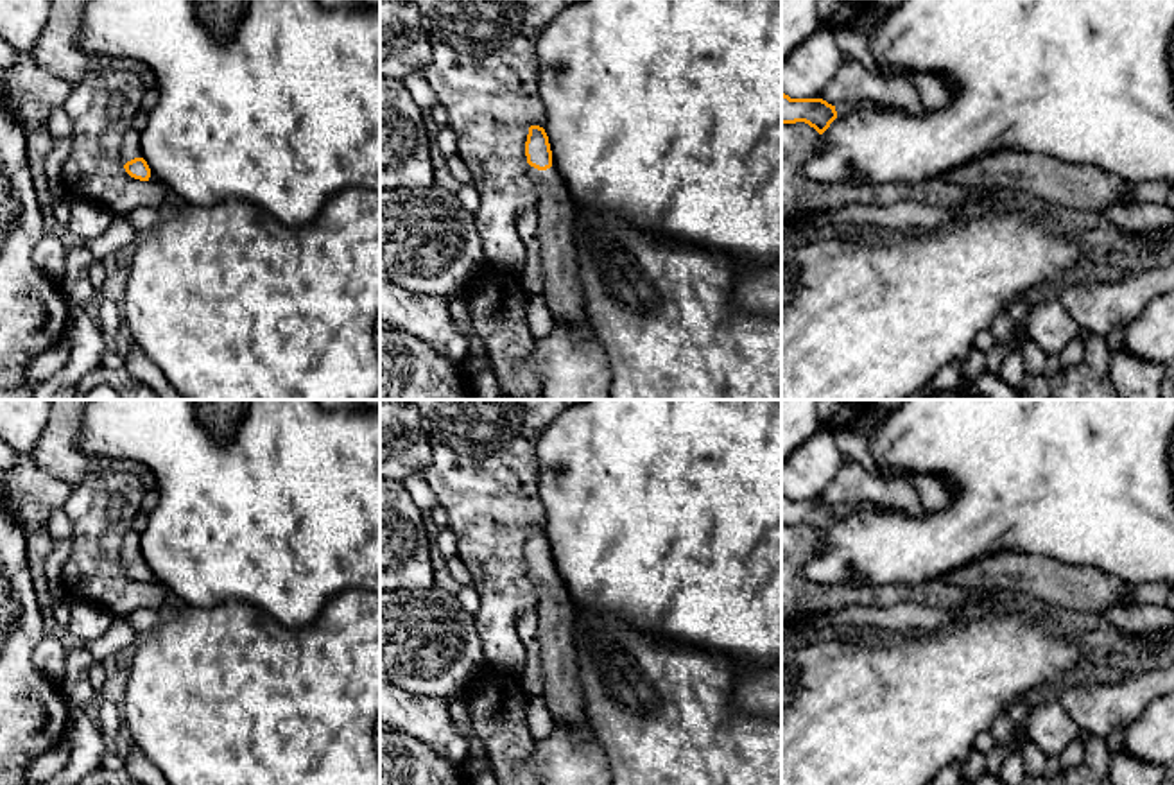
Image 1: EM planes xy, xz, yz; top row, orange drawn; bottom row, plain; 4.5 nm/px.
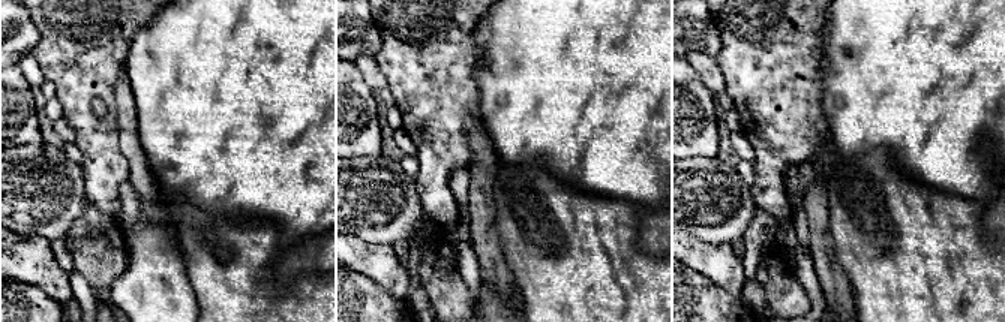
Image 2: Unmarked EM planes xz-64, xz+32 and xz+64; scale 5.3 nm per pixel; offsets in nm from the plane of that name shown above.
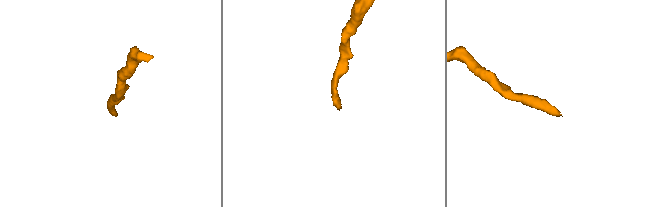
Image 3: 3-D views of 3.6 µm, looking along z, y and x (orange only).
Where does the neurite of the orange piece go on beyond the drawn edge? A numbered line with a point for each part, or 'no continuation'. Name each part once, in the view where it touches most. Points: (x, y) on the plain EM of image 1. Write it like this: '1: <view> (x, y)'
1: xz (556, 615)

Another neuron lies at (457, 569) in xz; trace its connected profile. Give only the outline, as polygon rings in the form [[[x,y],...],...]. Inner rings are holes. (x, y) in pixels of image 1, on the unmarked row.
[[[459,556],[448,557],[446,565],[448,565],[450,574],[455,577],[455,581],[461,586],[471,586],[473,584],[471,574],[466,568],[466,565],[459,559]]]

